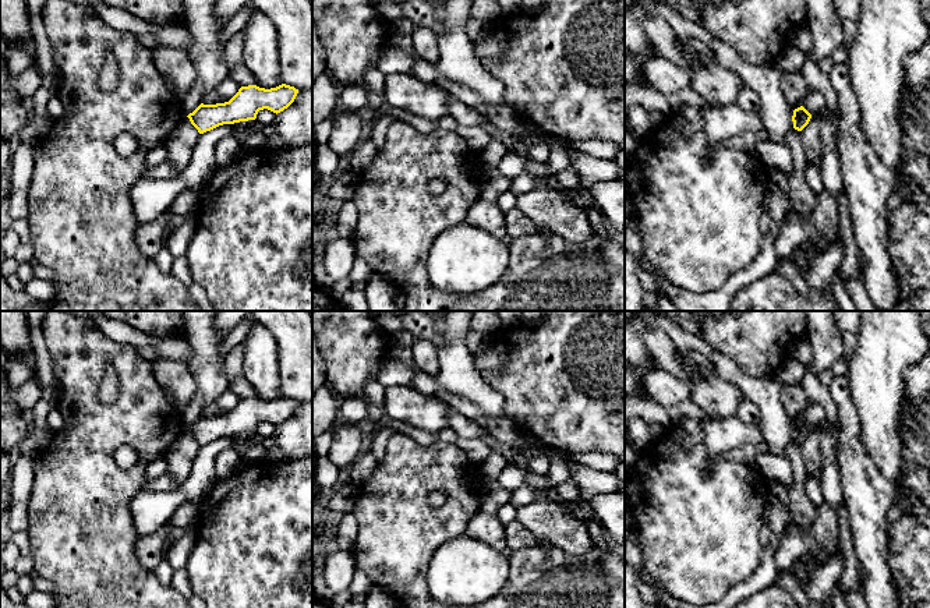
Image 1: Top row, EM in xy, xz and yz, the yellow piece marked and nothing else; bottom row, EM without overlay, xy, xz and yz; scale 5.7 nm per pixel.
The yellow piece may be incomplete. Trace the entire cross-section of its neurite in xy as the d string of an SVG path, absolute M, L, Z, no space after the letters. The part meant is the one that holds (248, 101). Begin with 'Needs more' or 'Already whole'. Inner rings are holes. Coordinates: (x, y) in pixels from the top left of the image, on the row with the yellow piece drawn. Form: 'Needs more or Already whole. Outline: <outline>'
Already whole. Outline: M286 84L270 89L257 85L241 86L229 102L201 103L187 117L198 132L204 134L223 124L255 120L258 112L264 109L277 114L294 102L297 93L298 89Z

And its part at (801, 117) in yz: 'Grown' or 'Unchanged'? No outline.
Unchanged

